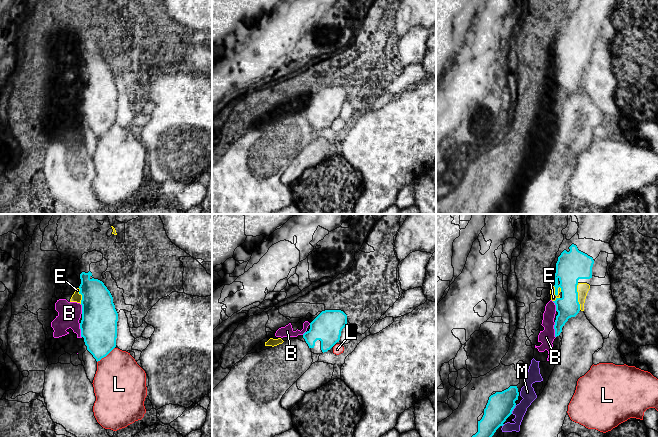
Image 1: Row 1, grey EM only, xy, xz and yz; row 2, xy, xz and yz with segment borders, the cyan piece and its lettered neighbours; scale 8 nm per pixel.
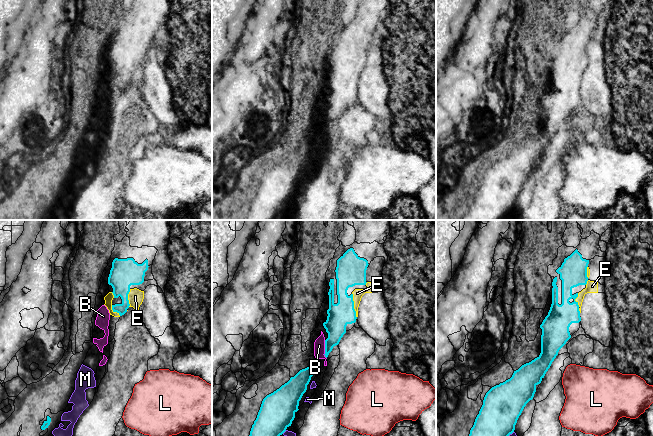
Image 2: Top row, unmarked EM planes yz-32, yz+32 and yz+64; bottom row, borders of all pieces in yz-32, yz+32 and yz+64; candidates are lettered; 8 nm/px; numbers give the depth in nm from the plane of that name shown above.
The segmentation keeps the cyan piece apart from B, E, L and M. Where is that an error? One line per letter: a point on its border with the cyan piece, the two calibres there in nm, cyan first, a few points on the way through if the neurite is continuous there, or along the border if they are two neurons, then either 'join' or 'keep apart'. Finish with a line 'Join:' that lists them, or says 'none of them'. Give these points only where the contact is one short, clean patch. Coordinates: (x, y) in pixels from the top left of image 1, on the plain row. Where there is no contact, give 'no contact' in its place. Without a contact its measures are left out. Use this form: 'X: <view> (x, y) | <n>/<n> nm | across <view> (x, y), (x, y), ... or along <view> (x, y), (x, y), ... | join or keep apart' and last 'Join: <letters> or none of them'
B: yz (555, 106) | 180/120 nm | along yz (554, 98), (555, 113) | keep apart
E: yz (557, 70) | 240/50 nm | keep apart
L: xy (105, 132) | 300/420 nm | keep apart
M: yz (513, 184) | 220/120 nm | keep apart
Join: none of them

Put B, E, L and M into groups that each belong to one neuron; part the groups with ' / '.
B E M / L

